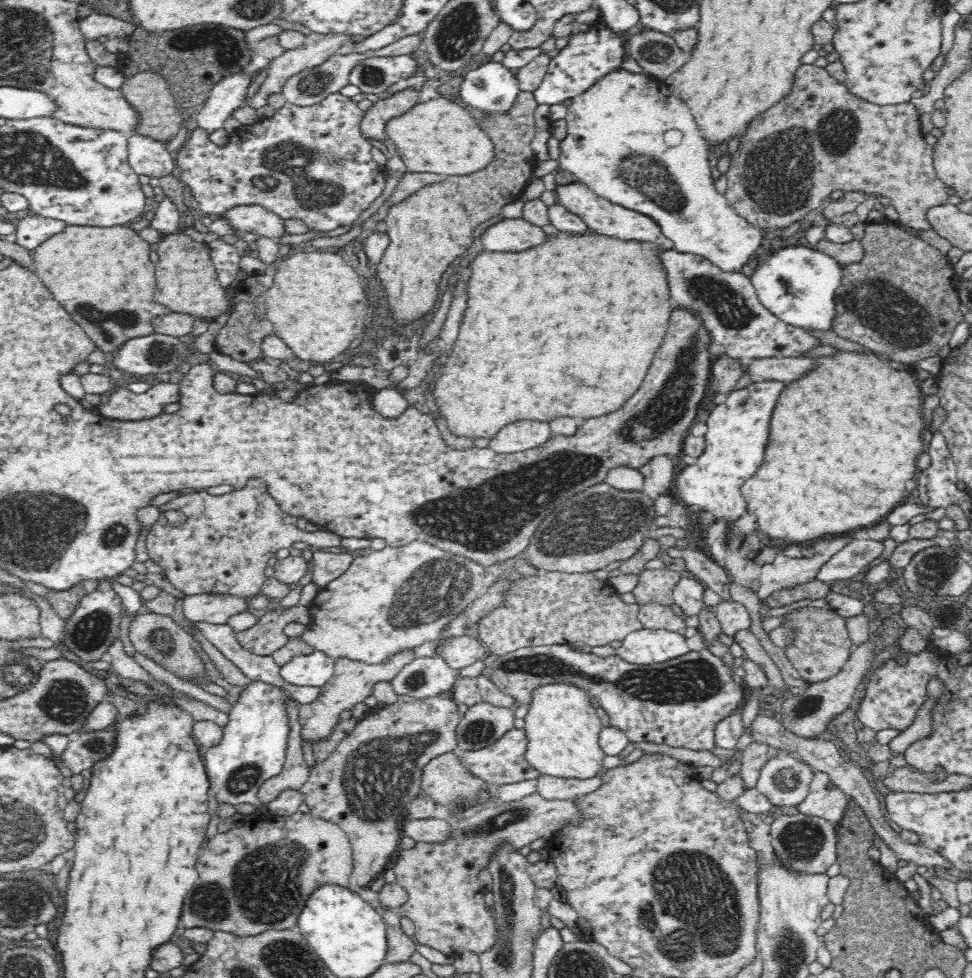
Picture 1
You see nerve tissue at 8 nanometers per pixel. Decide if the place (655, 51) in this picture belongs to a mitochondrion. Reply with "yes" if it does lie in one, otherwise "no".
yes

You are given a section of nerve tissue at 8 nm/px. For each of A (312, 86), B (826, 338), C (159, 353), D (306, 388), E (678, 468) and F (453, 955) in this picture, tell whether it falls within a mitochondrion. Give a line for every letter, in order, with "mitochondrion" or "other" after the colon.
A: mitochondrion
B: other
C: mitochondrion
D: other
E: other
F: other

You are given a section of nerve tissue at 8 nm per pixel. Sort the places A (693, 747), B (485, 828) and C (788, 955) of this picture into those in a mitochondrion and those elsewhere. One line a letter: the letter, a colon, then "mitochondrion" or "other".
A: other
B: mitochondrion
C: mitochondrion

